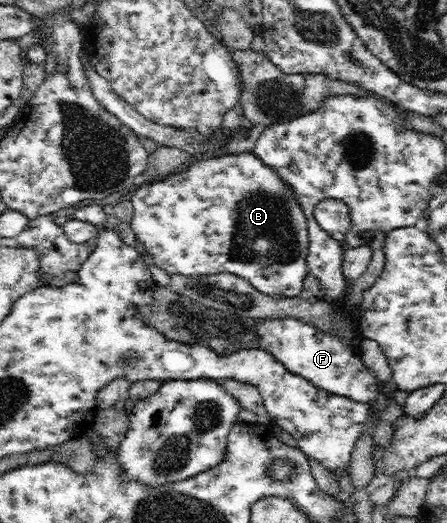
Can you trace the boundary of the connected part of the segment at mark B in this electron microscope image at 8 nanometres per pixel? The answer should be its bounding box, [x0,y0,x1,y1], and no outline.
[130,152,309,297]

